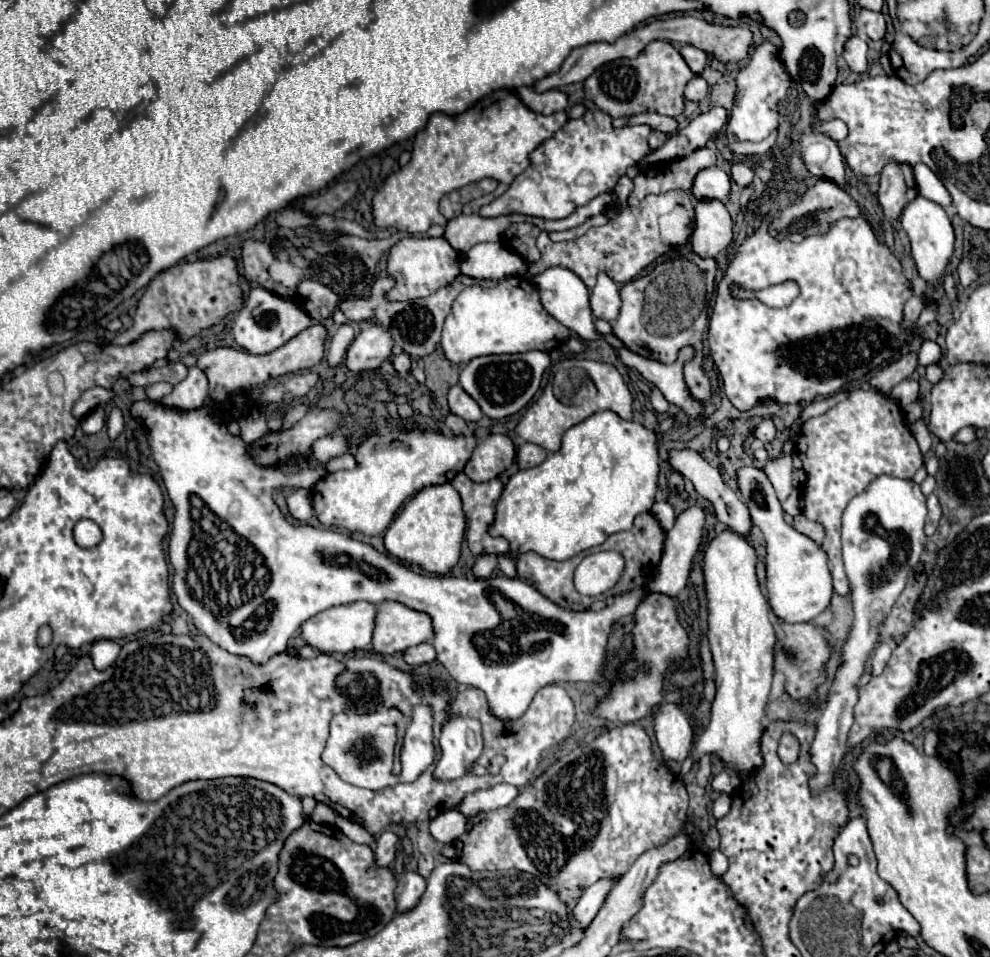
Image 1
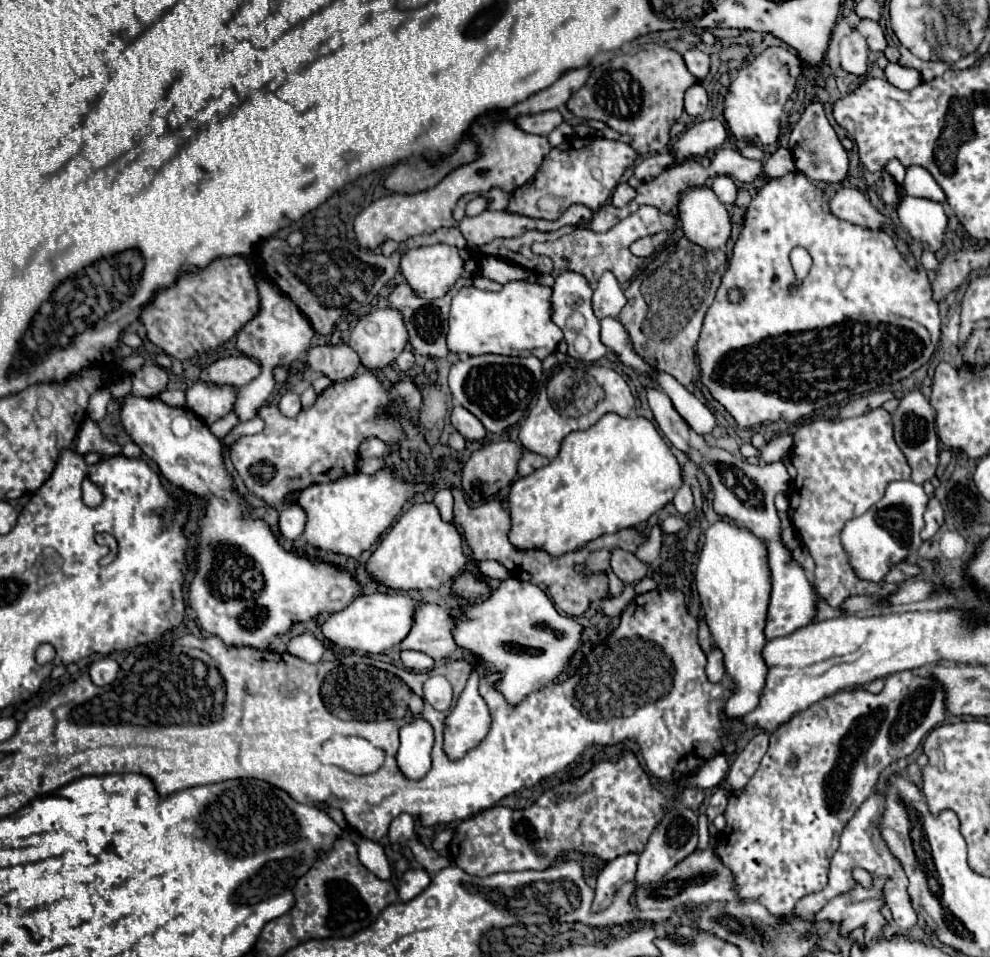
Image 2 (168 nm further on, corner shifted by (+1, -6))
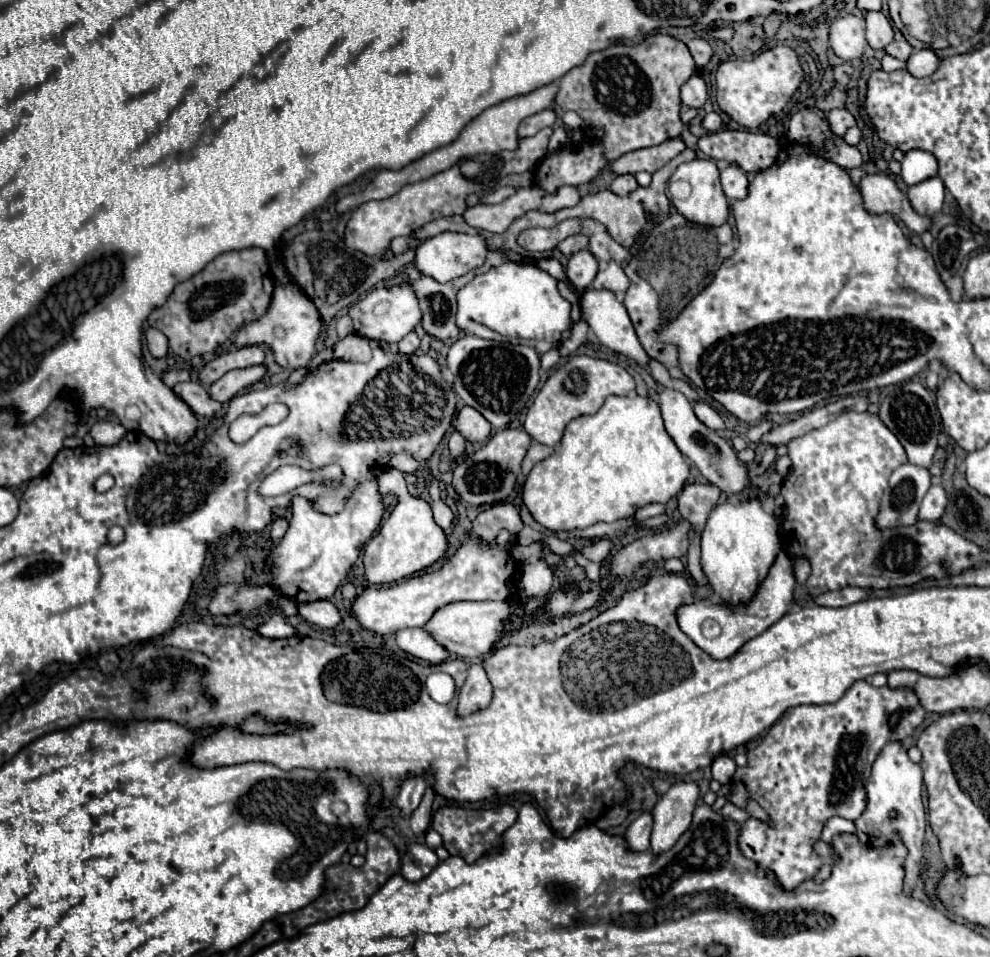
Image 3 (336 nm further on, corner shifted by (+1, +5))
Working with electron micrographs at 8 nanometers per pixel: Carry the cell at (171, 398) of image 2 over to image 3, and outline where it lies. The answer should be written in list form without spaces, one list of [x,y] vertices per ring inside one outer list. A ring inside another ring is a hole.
[[[189,381],[189,383],[177,383],[173,387],[173,391],[191,407],[193,413],[197,415],[203,415],[207,419],[215,417],[215,413],[221,409],[221,403],[211,399],[209,391],[201,385],[201,383],[195,383],[195,381]]]

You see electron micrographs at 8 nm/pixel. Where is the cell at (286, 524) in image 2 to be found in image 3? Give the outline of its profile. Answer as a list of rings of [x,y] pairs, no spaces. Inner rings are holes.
[[[279,517],[279,519],[275,519],[273,521],[273,525],[271,525],[271,539],[273,541],[279,541],[283,535],[285,535],[285,531],[287,531],[287,527],[289,527],[289,523],[283,519],[283,517]]]

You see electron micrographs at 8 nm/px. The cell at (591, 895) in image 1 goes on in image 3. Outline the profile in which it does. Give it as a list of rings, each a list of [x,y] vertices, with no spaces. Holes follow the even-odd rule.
[[[645,811],[627,827],[625,841],[627,841],[627,847],[631,851],[645,851],[645,849],[649,849],[651,825],[653,825],[653,815],[651,815],[651,811]]]

